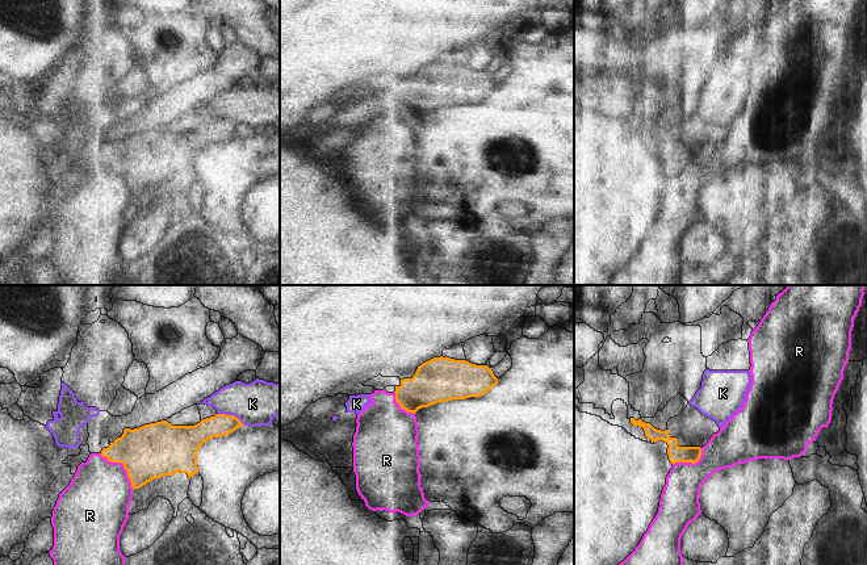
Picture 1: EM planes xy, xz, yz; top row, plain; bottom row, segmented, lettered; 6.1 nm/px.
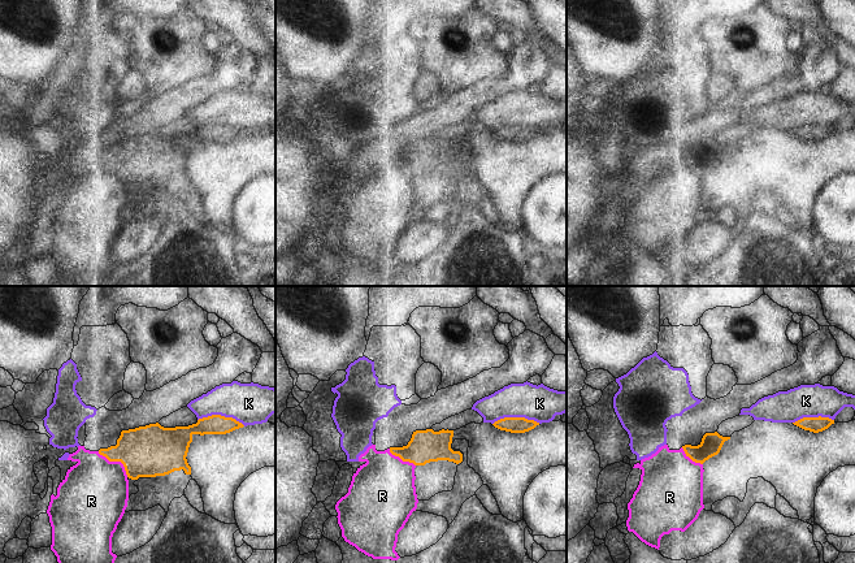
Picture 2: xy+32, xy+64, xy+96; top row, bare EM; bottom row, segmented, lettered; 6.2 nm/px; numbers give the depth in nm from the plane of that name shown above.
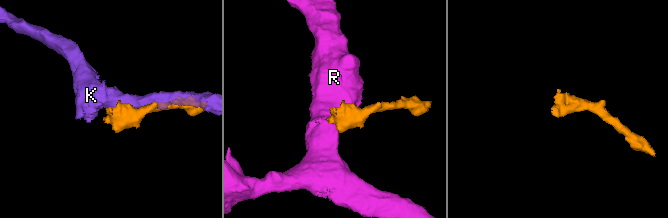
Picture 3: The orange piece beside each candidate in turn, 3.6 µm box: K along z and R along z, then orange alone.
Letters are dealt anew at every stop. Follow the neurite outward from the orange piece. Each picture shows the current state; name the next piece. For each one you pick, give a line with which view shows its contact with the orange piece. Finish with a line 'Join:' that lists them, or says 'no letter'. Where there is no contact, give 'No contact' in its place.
Join: no letter.

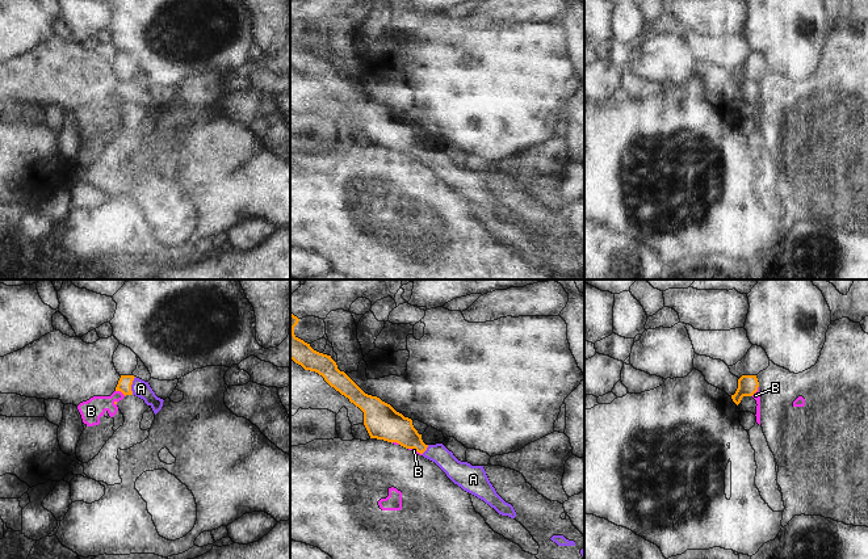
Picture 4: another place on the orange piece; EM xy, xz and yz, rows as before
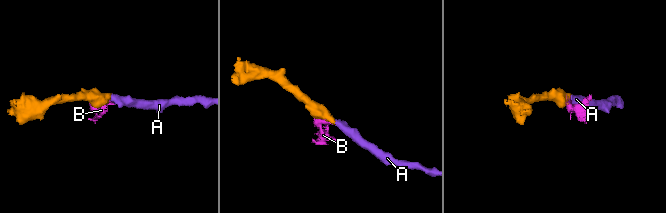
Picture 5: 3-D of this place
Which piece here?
A: Touches orange in xy
Join: A.

